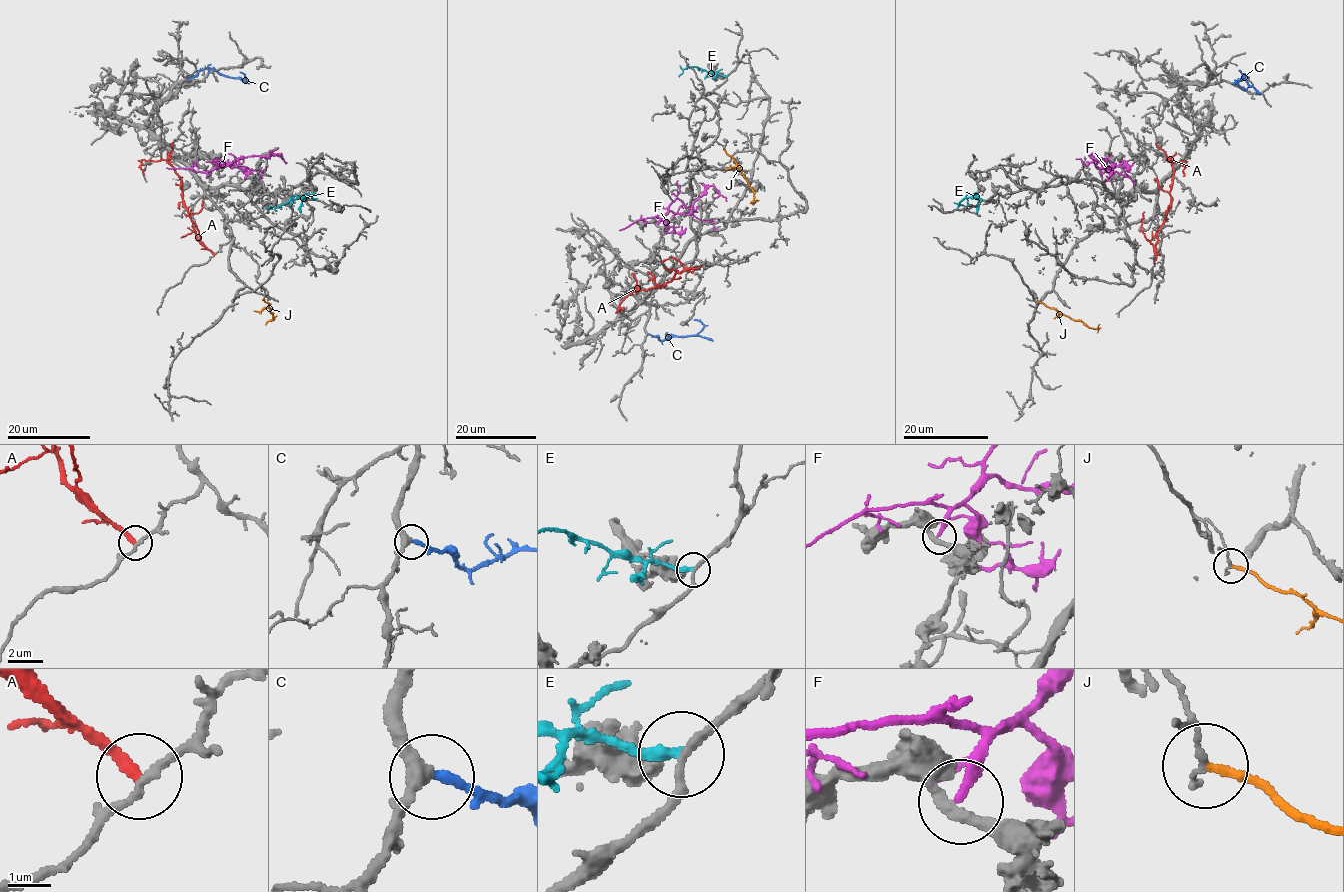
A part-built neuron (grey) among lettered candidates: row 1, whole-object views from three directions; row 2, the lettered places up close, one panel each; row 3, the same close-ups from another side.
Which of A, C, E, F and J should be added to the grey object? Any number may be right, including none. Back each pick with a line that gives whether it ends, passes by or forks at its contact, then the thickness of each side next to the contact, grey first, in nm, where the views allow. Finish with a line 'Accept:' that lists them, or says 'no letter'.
C: It ends there. Thickness 280 nm (grey) against 240 nm
Accept: C

